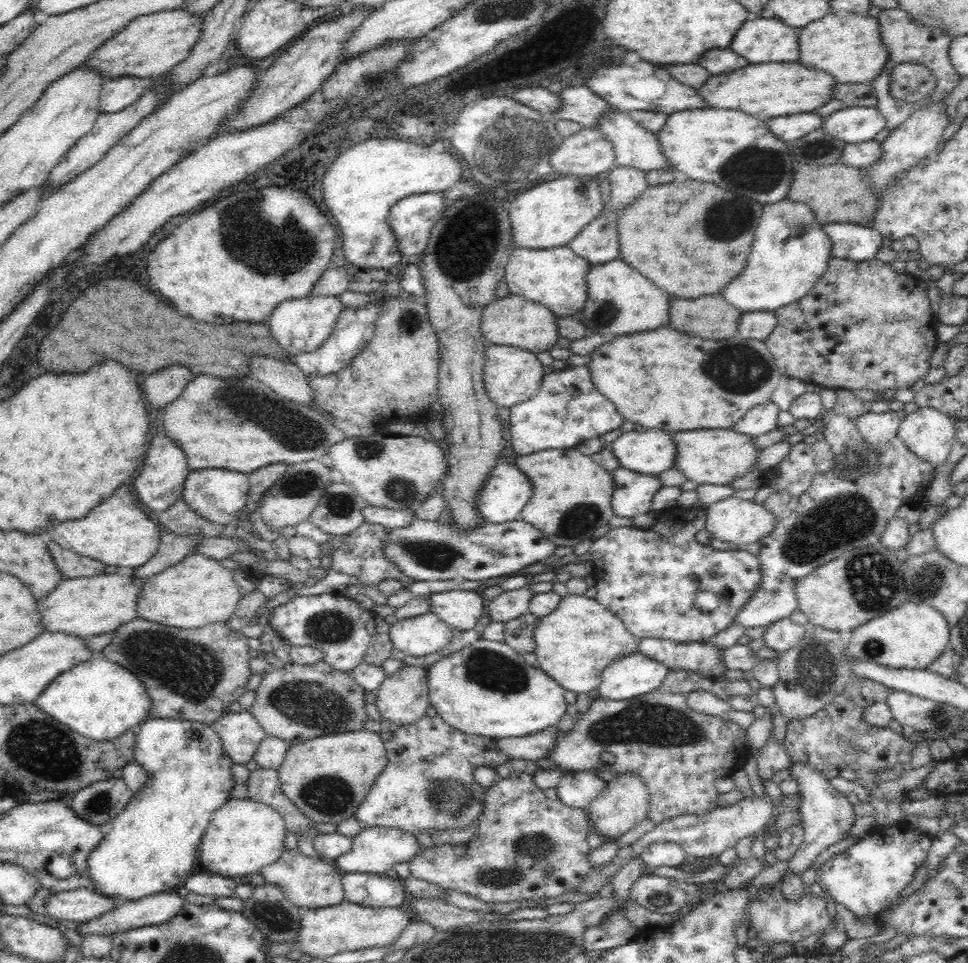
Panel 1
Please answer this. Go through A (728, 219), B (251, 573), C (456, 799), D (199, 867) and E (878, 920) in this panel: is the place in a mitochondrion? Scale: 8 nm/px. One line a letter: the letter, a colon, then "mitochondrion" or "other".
A: mitochondrion
B: other
C: mitochondrion
D: other
E: other

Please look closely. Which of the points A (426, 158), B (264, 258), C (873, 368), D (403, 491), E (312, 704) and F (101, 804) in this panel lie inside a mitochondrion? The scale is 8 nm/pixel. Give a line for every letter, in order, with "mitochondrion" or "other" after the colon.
A: other
B: mitochondrion
C: other
D: mitochondrion
E: mitochondrion
F: mitochondrion

